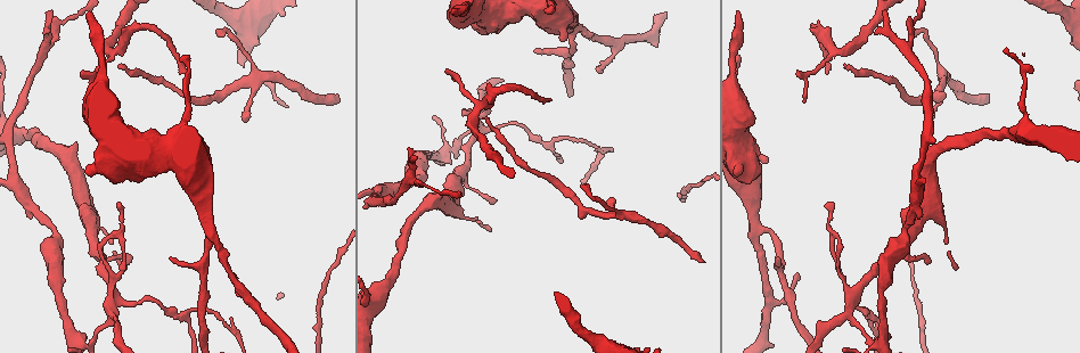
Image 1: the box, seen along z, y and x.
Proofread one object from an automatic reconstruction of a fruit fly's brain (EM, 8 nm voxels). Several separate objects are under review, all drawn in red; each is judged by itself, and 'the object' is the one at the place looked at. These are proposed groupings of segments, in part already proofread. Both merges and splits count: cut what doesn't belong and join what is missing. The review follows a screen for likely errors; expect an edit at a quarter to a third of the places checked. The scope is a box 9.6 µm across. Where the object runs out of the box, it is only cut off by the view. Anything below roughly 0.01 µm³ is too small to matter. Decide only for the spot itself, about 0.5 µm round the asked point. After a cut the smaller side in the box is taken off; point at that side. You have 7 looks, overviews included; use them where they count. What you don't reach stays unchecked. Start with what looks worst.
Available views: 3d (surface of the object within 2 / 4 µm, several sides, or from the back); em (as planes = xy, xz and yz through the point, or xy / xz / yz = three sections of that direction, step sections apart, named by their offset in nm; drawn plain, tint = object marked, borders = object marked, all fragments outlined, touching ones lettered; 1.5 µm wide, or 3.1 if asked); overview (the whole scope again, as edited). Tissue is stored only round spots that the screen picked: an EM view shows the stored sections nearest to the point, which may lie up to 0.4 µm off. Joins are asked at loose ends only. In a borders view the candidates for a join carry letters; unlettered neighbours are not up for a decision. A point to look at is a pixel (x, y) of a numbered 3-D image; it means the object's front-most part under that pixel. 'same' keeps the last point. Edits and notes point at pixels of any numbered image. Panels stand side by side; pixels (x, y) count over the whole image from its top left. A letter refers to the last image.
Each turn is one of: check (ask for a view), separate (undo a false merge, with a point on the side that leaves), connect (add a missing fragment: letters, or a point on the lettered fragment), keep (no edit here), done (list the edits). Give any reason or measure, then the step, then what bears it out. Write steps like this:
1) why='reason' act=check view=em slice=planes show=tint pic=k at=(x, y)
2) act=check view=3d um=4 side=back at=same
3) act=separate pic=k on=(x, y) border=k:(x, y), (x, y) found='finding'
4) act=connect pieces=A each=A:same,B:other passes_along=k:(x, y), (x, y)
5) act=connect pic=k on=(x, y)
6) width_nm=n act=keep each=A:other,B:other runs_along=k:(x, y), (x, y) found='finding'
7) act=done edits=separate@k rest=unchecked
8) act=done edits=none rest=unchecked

act=check view=3d um=4 side=back pic=1 at=(596, 71)

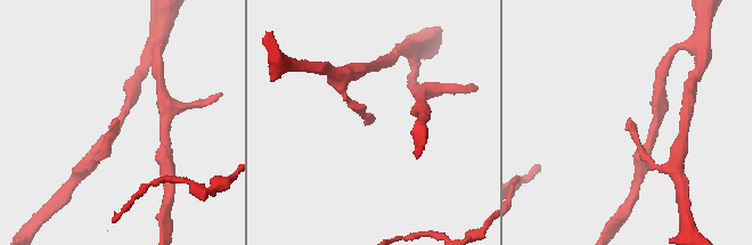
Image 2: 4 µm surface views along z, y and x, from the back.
act=check view=em slice=xy step=4 show=borders pic=2 at=(372, 121)

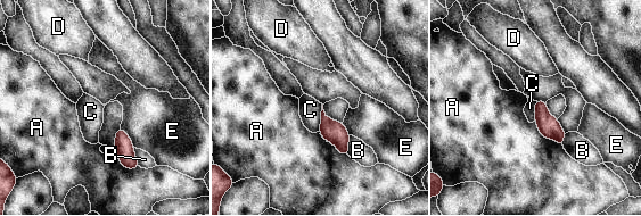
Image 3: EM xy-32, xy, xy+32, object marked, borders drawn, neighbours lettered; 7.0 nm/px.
longest_contact=A:280nm act=keep each=A:other,B:other,C:other,D:other,E:other found='no lettered fragment goes on from it'

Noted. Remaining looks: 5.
why='thick end' act=check view=em slice=planes show=plain pic=1 at=(746, 182)

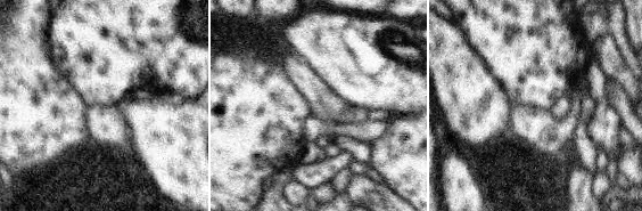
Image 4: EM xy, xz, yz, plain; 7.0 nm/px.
act=check view=em slice=planes show=borders at=same

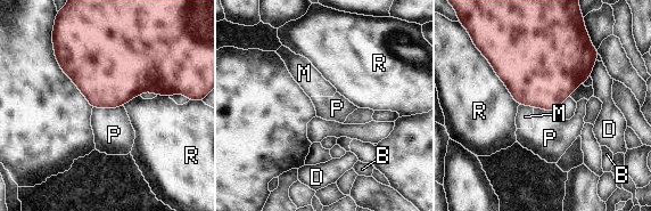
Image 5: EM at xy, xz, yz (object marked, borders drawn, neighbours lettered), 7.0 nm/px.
act=keep each=B:other,D:other,M:other,P:other,R:other border=5:(122, 104), (115, 107), (92, 108) found='none of them fits'

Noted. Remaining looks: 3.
why='calibre changes' act=check view=3d um=2 pic=1 at=(26, 132)

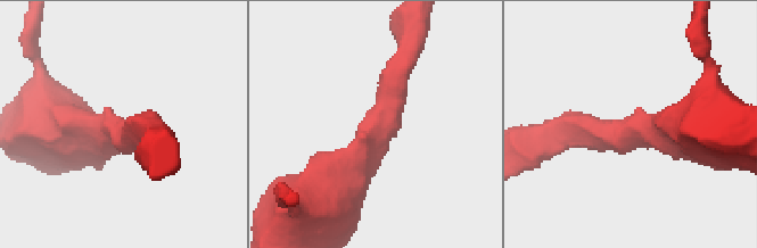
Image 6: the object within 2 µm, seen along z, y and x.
arm_widths_nm=220,500 why='need the tissue' act=check view=em slice=yz step=4 show=borders pic=6 at=(117, 132)

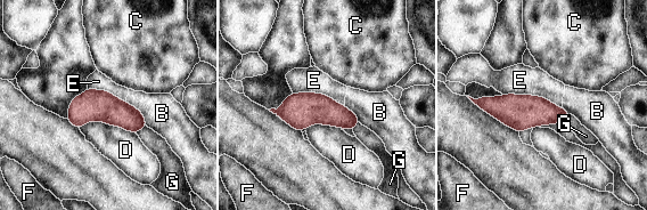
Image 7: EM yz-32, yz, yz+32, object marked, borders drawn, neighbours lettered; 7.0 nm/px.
act=keep each=B:other,C:other,D:other,E:other,F:other,G:other border=7:(79, 128), (103, 121), (134, 132) found='all the same neuron'

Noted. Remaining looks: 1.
act=done edits=none rest=unchecked

